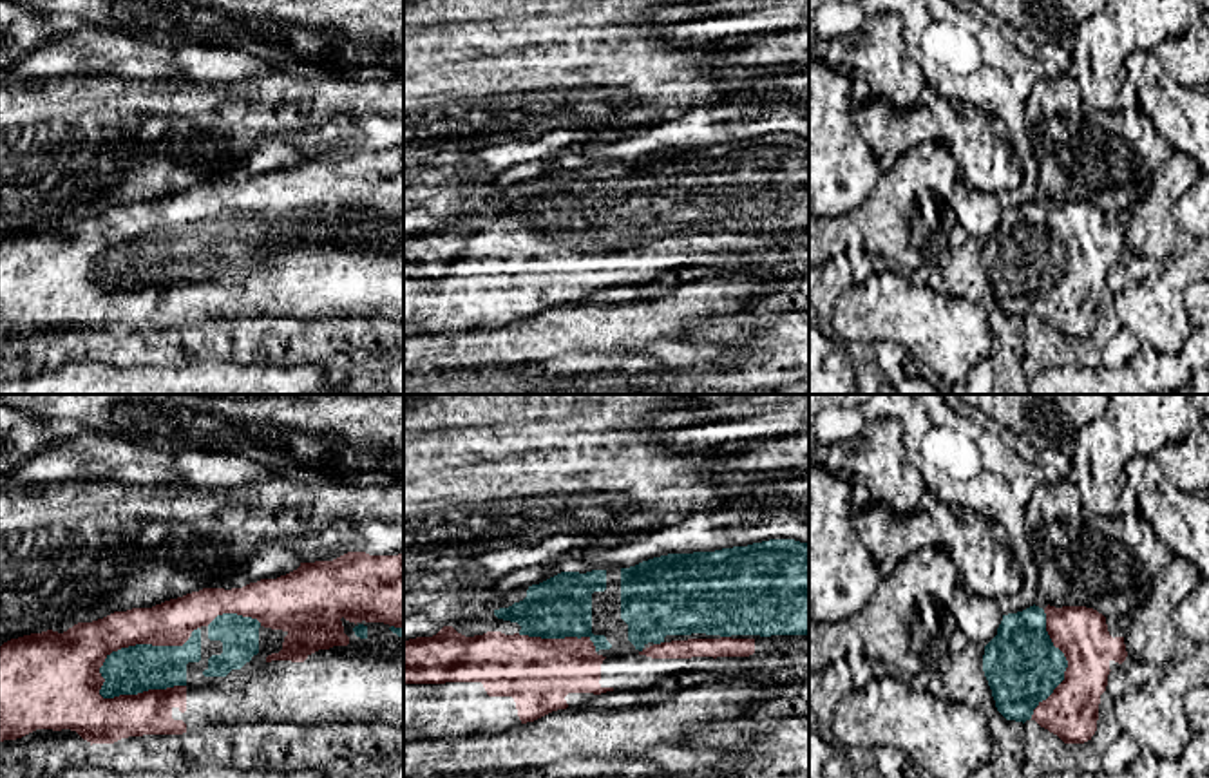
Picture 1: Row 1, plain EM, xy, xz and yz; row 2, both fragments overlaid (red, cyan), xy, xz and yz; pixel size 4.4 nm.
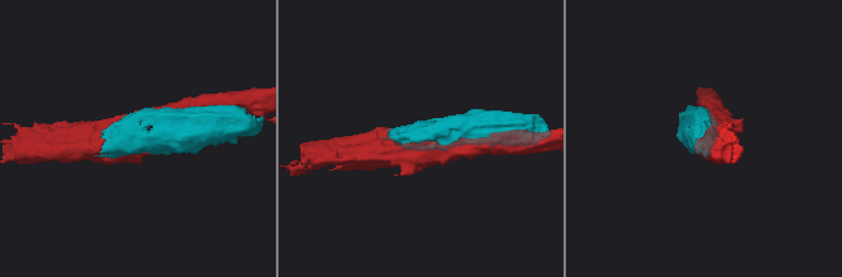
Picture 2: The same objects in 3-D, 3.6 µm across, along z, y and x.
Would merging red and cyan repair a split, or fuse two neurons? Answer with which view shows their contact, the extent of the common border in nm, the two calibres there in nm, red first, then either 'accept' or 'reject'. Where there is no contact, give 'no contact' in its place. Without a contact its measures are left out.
contact in xy; length 480 nm; calibres 240 and 220 nm; accept

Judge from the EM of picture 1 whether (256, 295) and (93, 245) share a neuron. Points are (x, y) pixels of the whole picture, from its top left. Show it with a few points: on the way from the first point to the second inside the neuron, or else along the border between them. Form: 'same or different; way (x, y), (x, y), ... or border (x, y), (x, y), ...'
same; way (203, 299), (100, 297)

